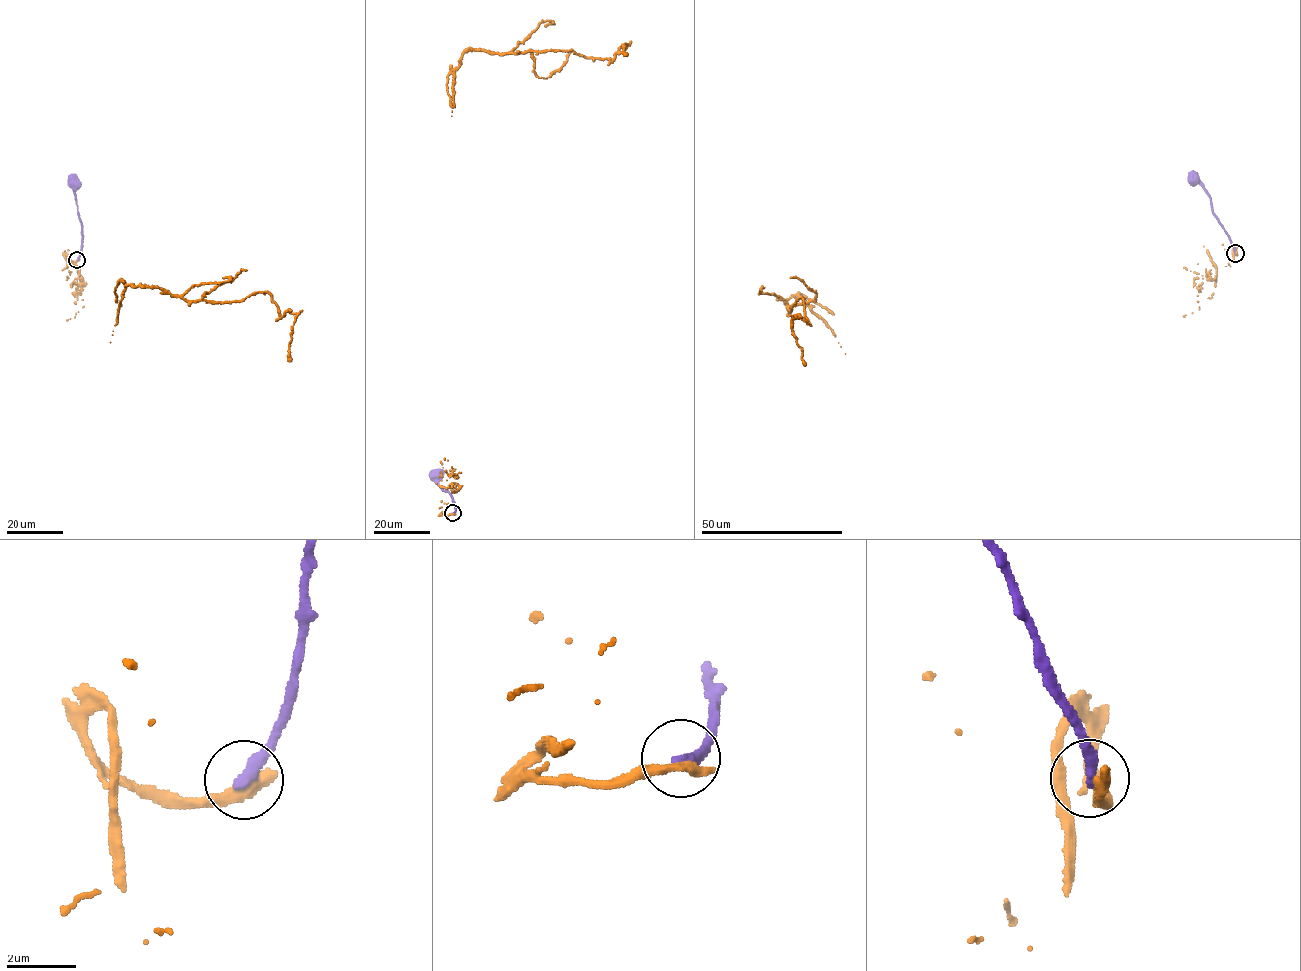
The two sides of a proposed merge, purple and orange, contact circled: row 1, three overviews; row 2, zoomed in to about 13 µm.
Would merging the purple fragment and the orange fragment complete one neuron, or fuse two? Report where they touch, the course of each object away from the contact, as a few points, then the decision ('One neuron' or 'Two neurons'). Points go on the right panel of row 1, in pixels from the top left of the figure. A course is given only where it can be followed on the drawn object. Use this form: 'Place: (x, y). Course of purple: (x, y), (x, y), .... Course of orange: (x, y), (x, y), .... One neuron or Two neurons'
Place: (1235, 253). Course of purple: (1235, 253), (1228, 234), (1213, 211), (1209, 194), (1192, 176). Course of orange: (1236, 253), (1234, 262), (845, 353), (1206, 277), (1207, 273), (1212, 279), (1216, 274), (1215, 264), (1207, 249). Two neurons

